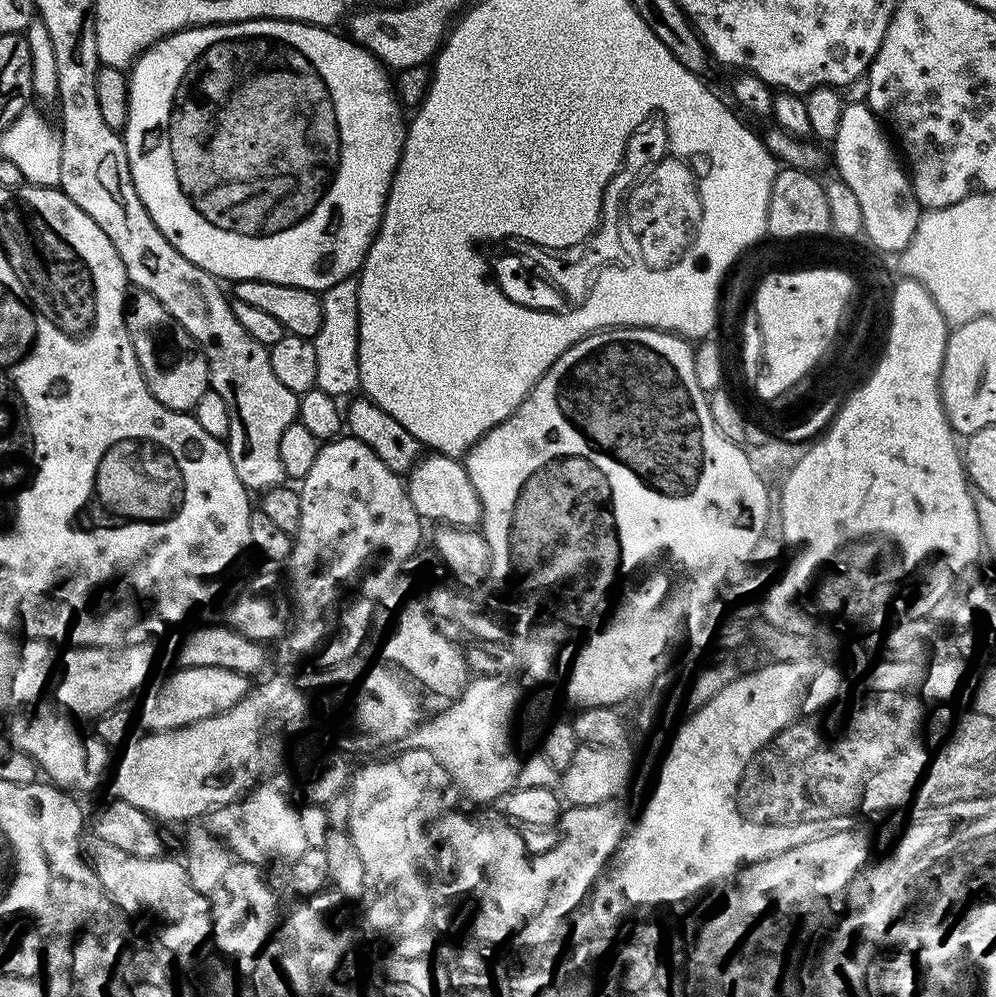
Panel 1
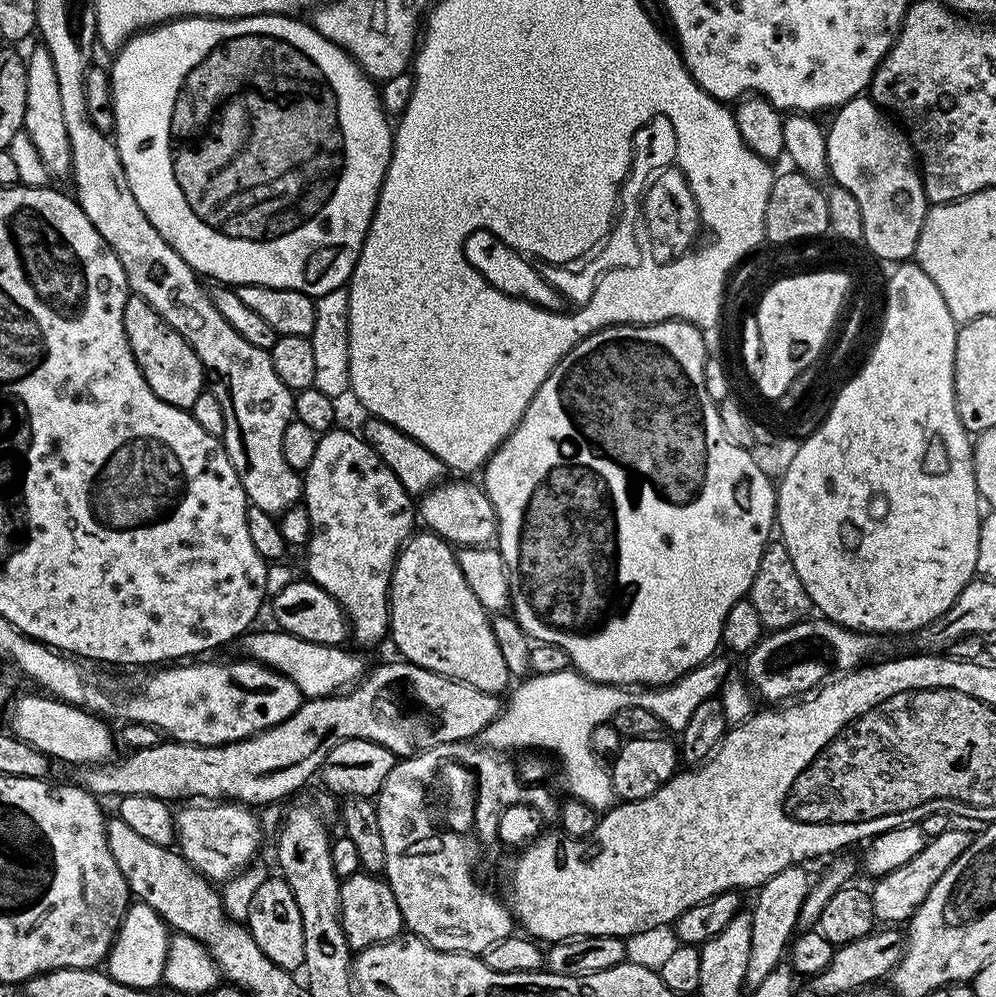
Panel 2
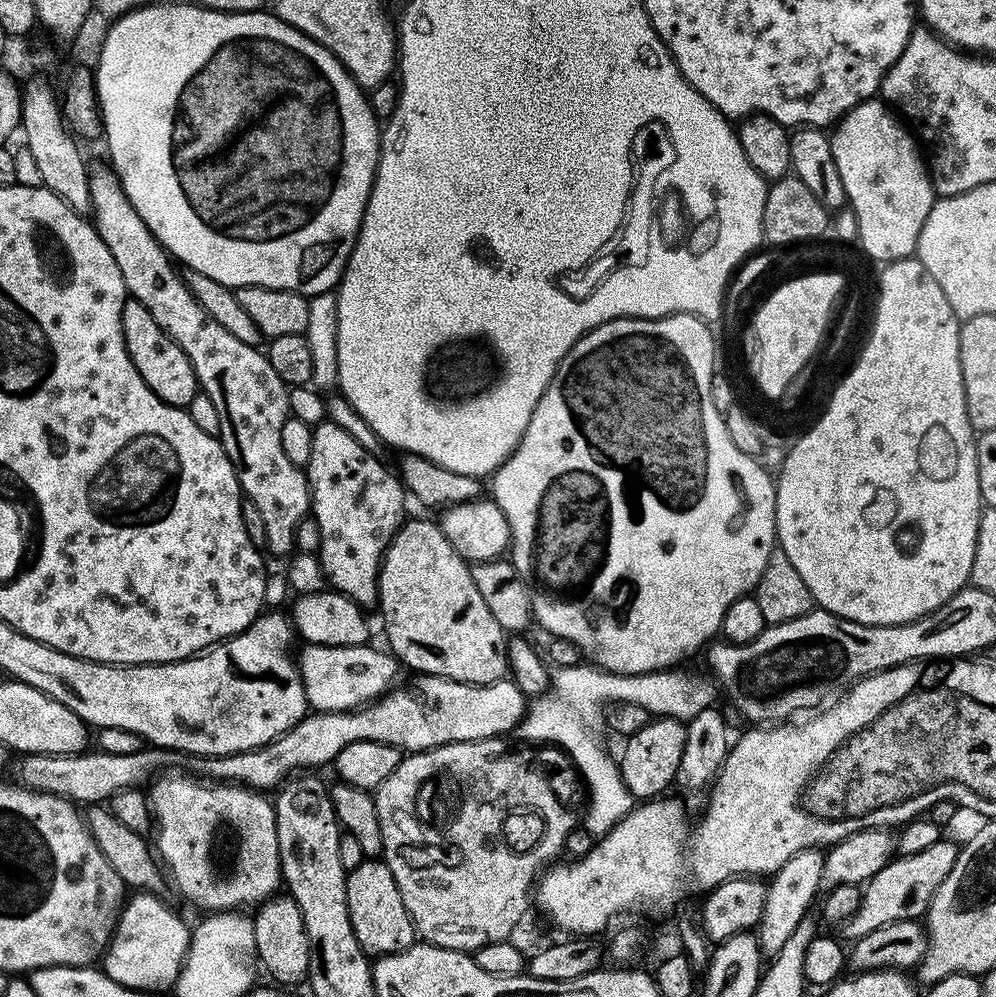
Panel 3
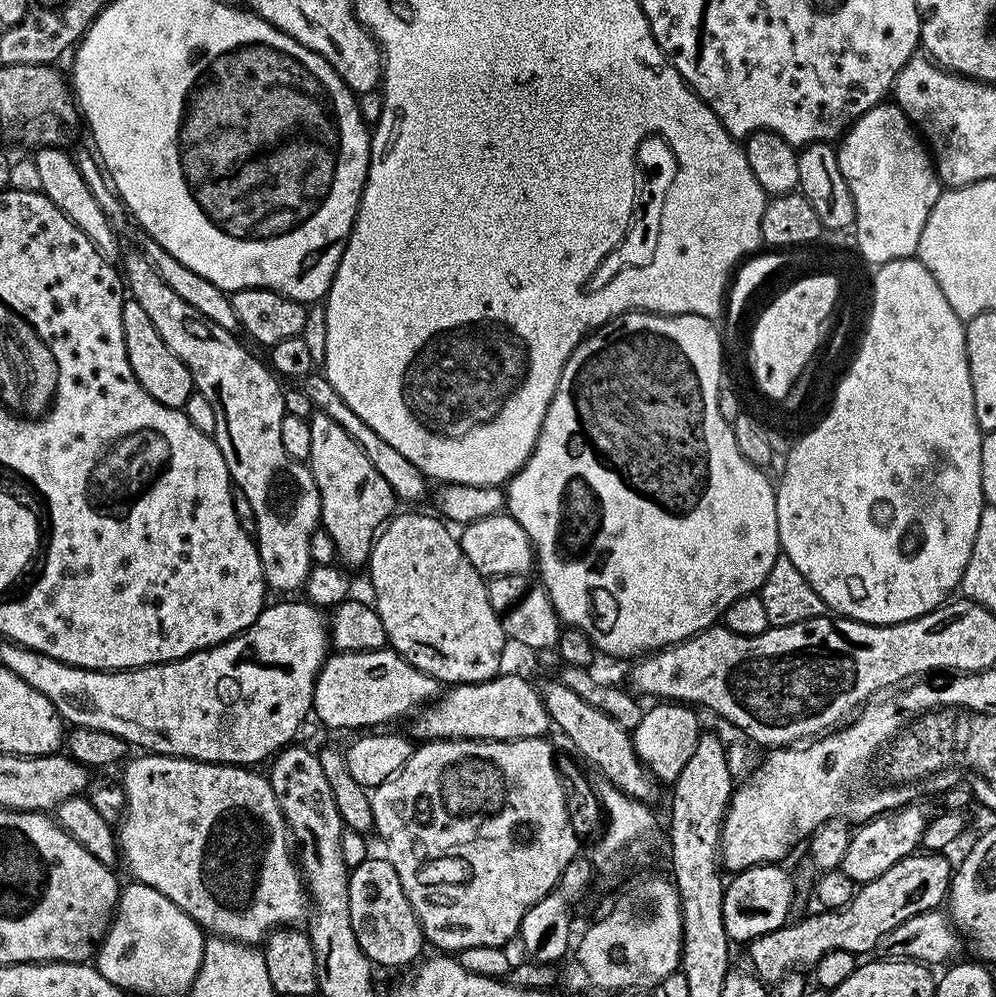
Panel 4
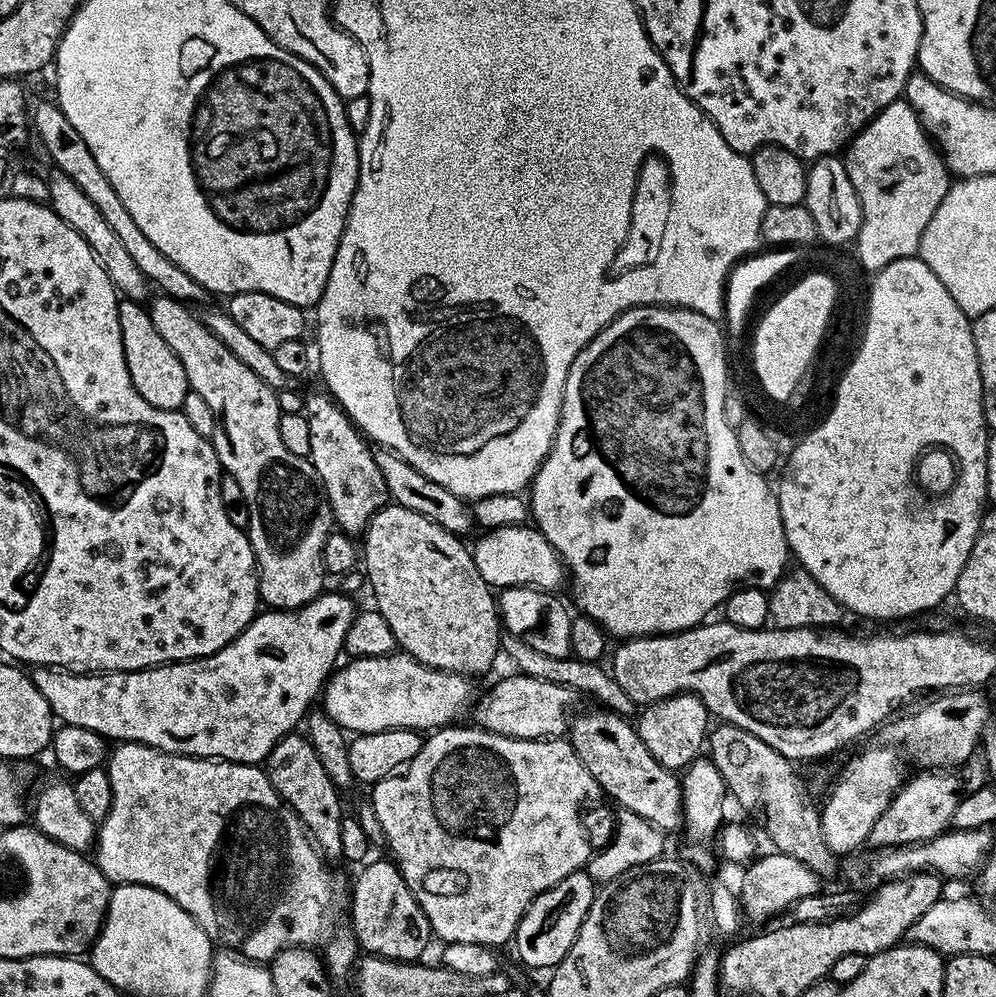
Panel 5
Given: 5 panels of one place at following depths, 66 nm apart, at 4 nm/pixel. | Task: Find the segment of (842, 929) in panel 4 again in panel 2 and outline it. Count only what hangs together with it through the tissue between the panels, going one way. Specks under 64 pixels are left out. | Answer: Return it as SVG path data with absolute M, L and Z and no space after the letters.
M949 826L944 833L929 839L925 843L924 849L918 854L914 854L914 858L910 858L910 862L906 862L906 866L898 866L898 870L890 870L885 876L879 877L875 881L876 885L870 888L875 919L888 926L899 925L899 920L901 922L911 920L912 915L918 910L918 906L922 906L922 902L926 902L926 894L930 894L930 890L934 890L934 882L938 882L938 878L942 878L942 874L946 874L946 870L950 870L954 858L958 858L958 854L962 854L962 850L969 848L973 839L973 833L963 832L956 826Z

